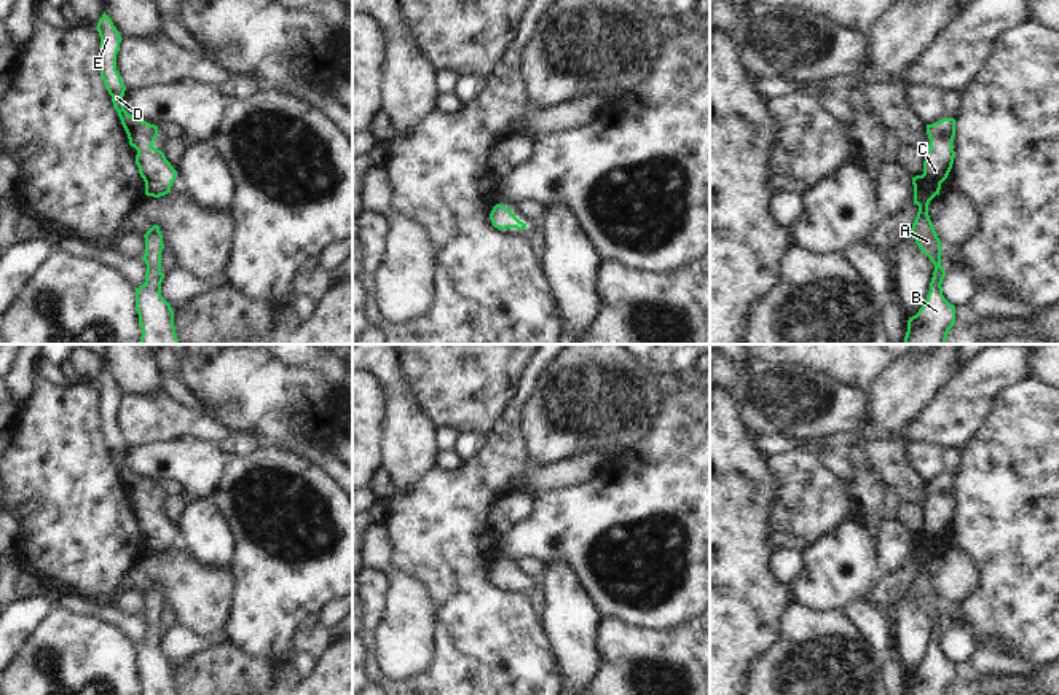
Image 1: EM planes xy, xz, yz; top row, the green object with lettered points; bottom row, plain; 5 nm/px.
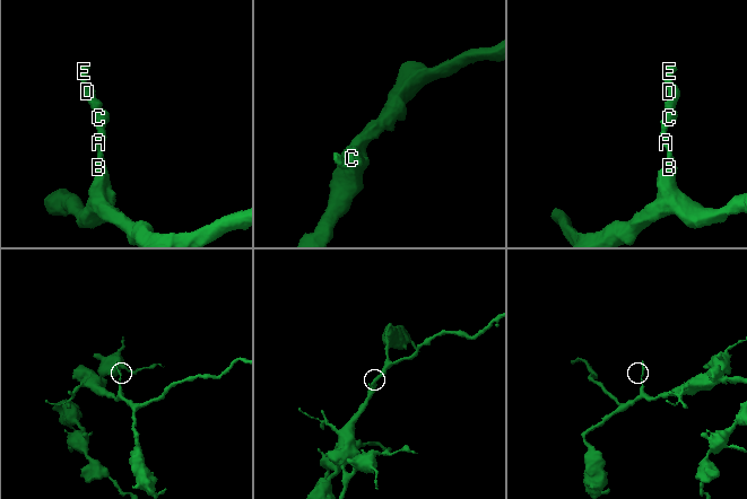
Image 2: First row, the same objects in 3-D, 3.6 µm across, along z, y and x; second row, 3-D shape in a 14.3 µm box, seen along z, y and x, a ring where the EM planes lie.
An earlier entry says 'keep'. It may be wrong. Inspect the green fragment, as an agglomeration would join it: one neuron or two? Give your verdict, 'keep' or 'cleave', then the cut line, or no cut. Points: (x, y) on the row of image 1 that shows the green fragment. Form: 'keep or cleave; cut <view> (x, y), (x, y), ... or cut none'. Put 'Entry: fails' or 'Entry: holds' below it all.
keep; cut none
Entry: holds

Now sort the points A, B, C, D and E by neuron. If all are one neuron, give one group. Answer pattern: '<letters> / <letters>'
A B C D E

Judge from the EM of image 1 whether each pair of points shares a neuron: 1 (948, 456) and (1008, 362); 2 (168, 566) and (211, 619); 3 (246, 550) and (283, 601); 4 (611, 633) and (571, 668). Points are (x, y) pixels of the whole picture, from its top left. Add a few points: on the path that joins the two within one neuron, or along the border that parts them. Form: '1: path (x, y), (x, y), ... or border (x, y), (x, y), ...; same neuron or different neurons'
1: border (916, 442), (965, 450); different neurons
2: path (179, 579), (200, 600), (201, 606); same neuron
3: path (259, 563), (278, 582), (278, 588); same neuron
4: border (602, 619), (595, 640), (597, 671), (592, 678); different neurons

